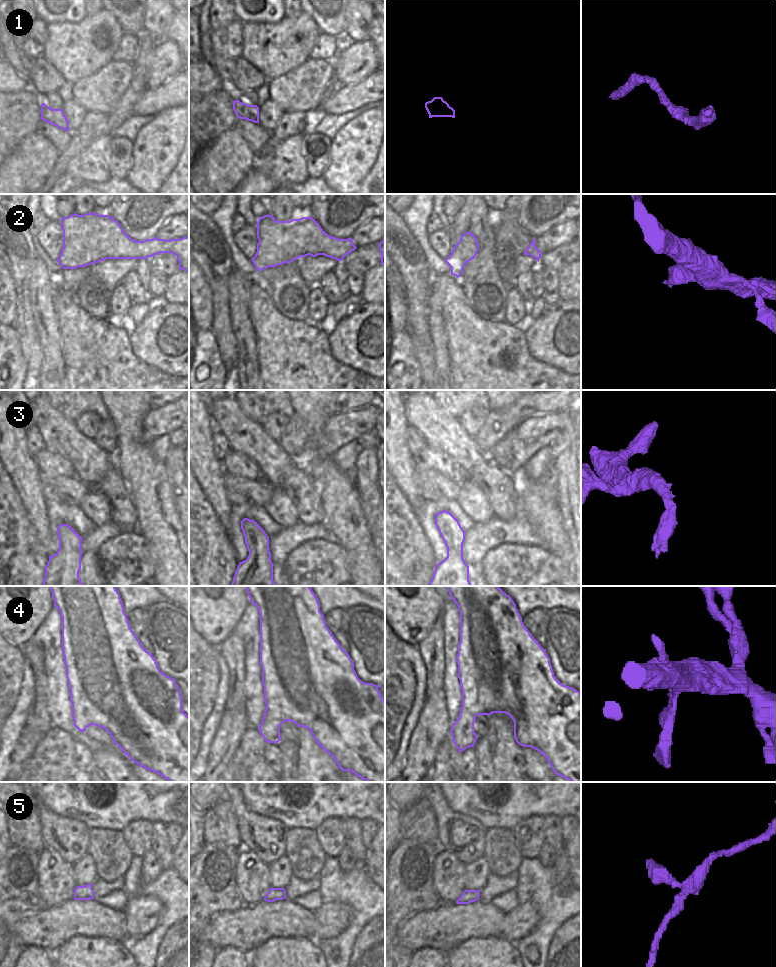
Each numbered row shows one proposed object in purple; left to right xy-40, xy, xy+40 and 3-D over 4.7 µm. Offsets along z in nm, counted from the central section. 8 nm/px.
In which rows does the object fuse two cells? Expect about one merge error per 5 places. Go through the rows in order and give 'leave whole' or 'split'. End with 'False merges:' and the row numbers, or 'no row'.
1: leave whole
2: leave whole
3: leave whole
4: leave whole
5: leave whole
False merges: no row

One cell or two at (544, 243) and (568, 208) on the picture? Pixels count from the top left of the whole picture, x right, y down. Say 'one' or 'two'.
two

